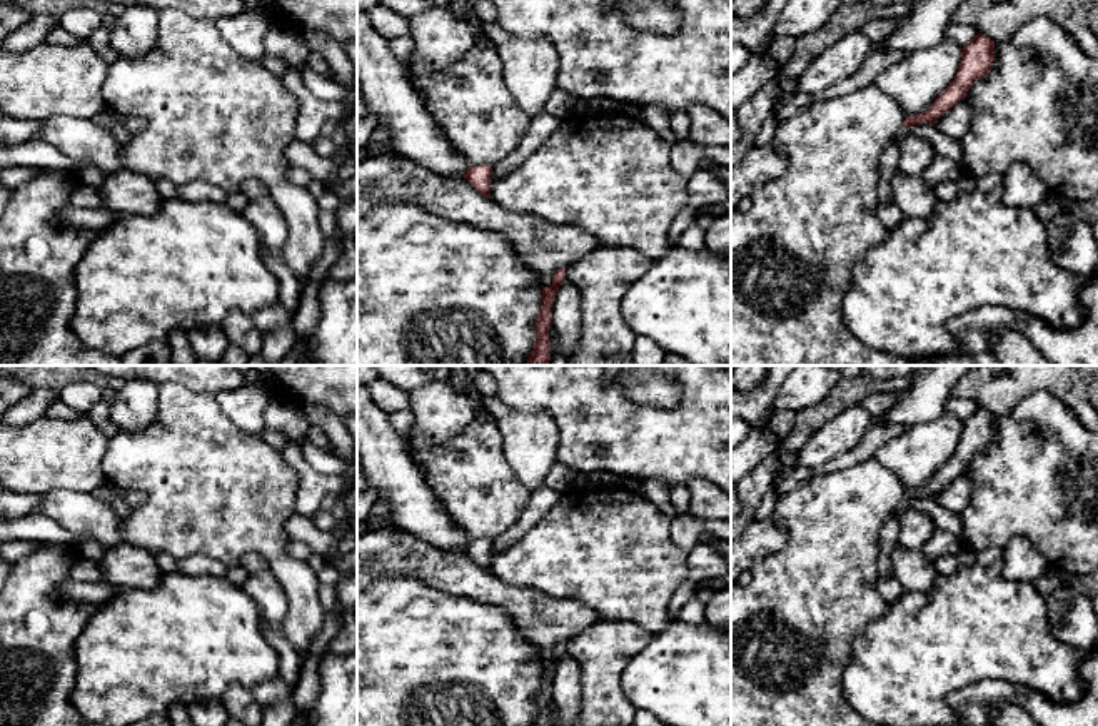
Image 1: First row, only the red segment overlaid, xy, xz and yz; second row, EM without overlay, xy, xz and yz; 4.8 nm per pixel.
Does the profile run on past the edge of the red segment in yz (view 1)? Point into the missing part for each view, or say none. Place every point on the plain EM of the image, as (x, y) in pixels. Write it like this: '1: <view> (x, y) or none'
1: none

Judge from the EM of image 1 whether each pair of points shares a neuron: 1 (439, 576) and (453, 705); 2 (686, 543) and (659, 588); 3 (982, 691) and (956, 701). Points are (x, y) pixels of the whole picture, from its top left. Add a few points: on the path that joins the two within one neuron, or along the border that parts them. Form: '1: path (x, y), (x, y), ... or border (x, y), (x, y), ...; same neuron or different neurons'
1: border (404, 576), (479, 601); different neurons
2: border (671, 518), (671, 539), (688, 553); different neurons
3: path (975, 698), (963, 701); same neuron

